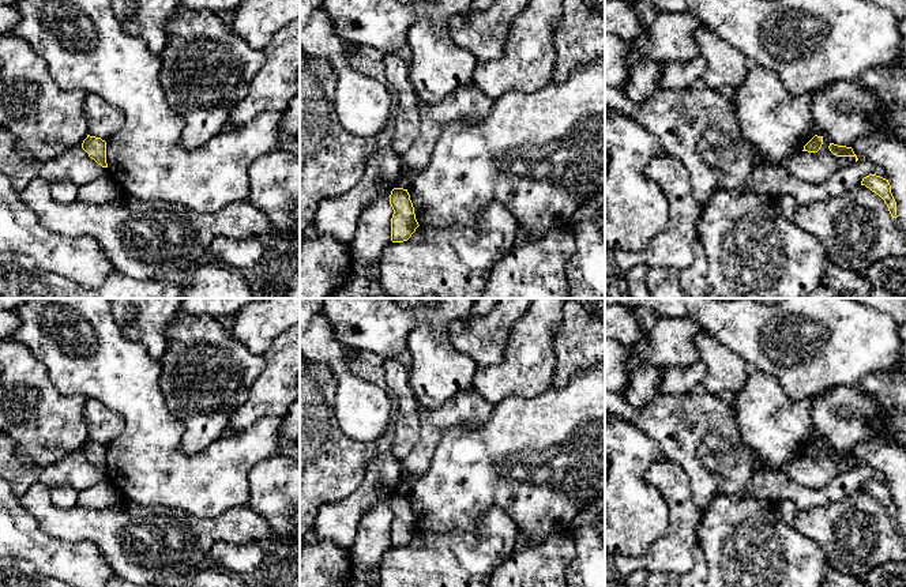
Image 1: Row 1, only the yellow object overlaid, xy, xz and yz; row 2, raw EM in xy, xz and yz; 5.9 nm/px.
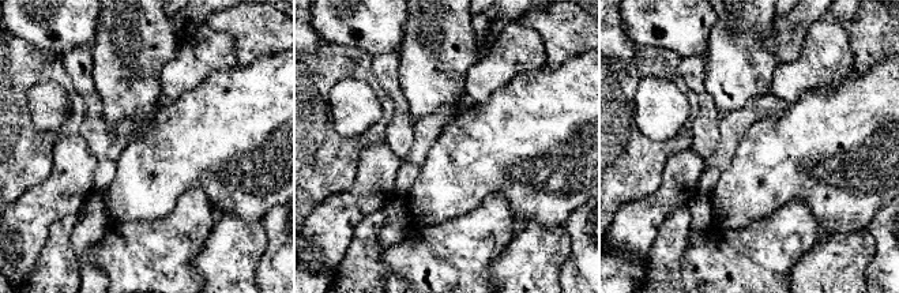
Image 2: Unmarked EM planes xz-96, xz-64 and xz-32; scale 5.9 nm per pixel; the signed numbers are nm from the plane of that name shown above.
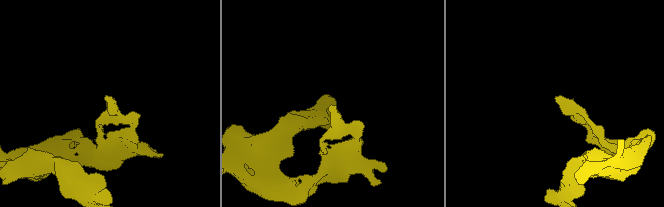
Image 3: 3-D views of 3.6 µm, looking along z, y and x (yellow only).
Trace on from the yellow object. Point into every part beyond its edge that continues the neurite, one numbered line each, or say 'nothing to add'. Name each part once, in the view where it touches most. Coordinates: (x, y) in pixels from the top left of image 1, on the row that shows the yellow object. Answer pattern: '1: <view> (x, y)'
nothing to add

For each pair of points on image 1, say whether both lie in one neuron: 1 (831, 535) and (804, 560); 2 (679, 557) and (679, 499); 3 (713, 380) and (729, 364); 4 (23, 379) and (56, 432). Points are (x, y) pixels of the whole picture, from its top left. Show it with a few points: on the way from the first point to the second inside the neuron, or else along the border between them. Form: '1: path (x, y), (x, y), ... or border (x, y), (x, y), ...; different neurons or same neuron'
1: border (792, 527), (820, 548), (830, 567); different neurons
2: path (679, 542), (681, 538), (683, 512); same neuron
3: path (717, 376), (725, 368); same neuron
4: path (25, 392), (38, 407), (38, 414), (42, 418); same neuron

